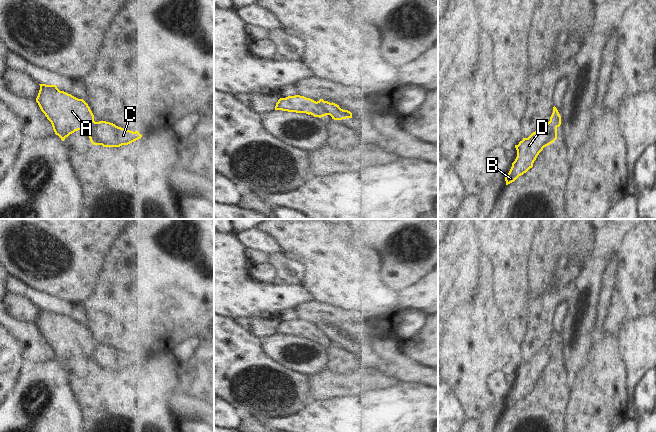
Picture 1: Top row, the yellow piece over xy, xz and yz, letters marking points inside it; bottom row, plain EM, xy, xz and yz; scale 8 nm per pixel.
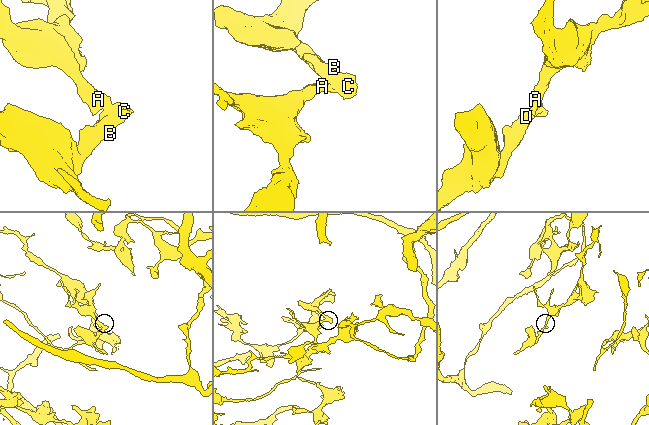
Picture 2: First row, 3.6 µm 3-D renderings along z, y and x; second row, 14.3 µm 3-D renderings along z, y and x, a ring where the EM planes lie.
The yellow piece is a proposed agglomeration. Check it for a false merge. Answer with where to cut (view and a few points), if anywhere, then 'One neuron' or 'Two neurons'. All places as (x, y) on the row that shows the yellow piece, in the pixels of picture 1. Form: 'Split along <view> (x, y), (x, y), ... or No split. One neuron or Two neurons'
Split along xy (96, 122), (88, 135). Two neurons.

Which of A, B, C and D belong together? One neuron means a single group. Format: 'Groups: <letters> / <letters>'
Groups: A / B C D.

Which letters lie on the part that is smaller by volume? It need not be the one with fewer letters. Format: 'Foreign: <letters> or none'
Foreign: B, C, D.

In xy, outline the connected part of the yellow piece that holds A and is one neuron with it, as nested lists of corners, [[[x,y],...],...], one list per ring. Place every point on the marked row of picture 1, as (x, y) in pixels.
[[[39,85],[36,102],[51,122],[55,134],[62,141],[78,130],[89,136],[96,122],[88,104],[83,99],[60,91],[56,85]]]

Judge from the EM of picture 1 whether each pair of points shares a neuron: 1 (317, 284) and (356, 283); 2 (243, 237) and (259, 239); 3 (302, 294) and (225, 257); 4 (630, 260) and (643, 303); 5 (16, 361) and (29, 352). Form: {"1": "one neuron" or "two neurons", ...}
{"1": "one neuron", "2": "one neuron", "3": "one neuron", "4": "one neuron", "5": "two neurons"}

